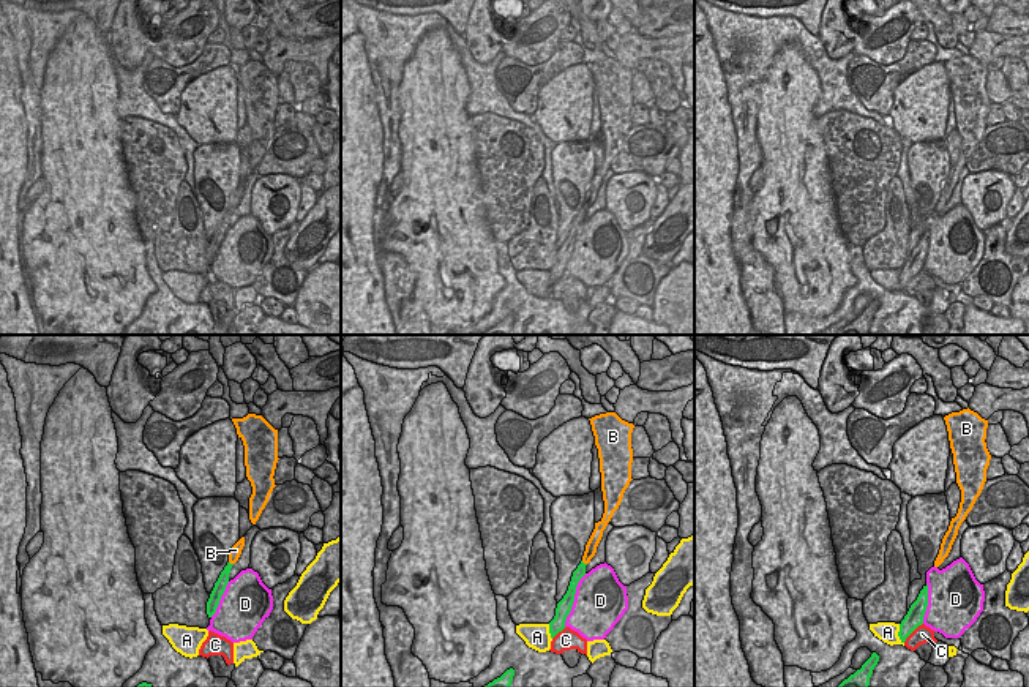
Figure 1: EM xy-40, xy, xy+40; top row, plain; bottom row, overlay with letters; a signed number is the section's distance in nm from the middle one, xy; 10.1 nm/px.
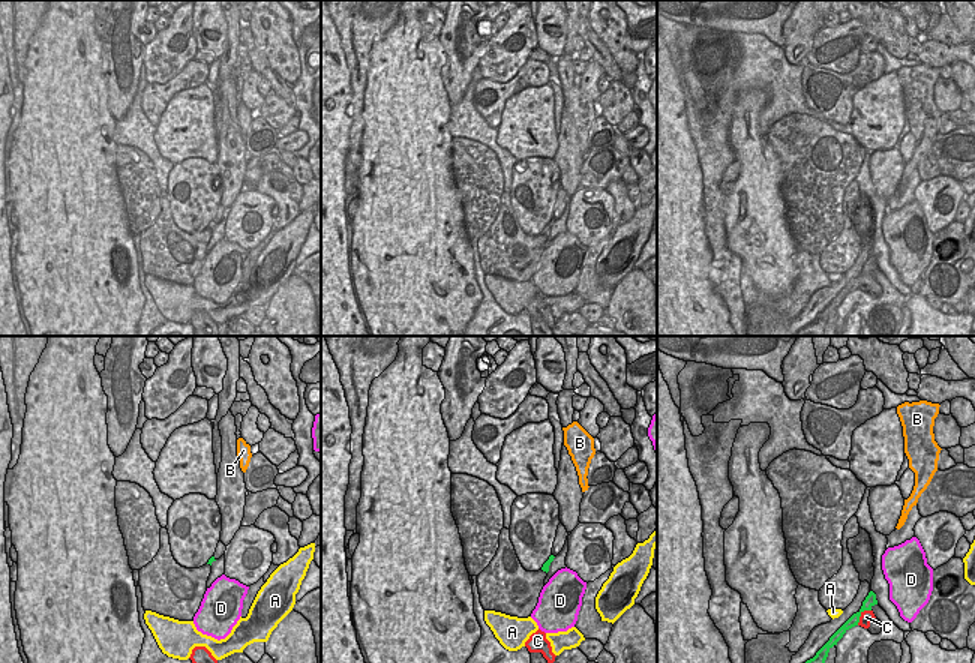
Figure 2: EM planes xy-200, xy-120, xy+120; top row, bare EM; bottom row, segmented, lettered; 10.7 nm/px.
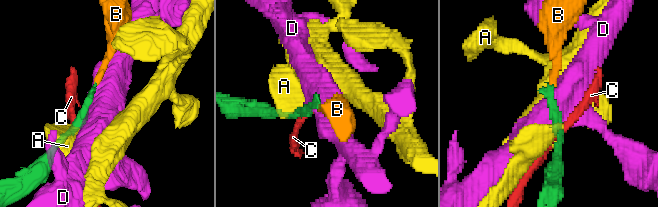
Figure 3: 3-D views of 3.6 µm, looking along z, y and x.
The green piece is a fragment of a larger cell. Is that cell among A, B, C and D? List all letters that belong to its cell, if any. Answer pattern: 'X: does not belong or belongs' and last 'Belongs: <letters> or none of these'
A: does not belong
B: belongs
C: does not belong
D: does not belong
Belongs: B

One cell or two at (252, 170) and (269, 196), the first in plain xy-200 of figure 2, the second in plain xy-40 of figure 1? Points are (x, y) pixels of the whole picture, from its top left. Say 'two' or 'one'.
two

